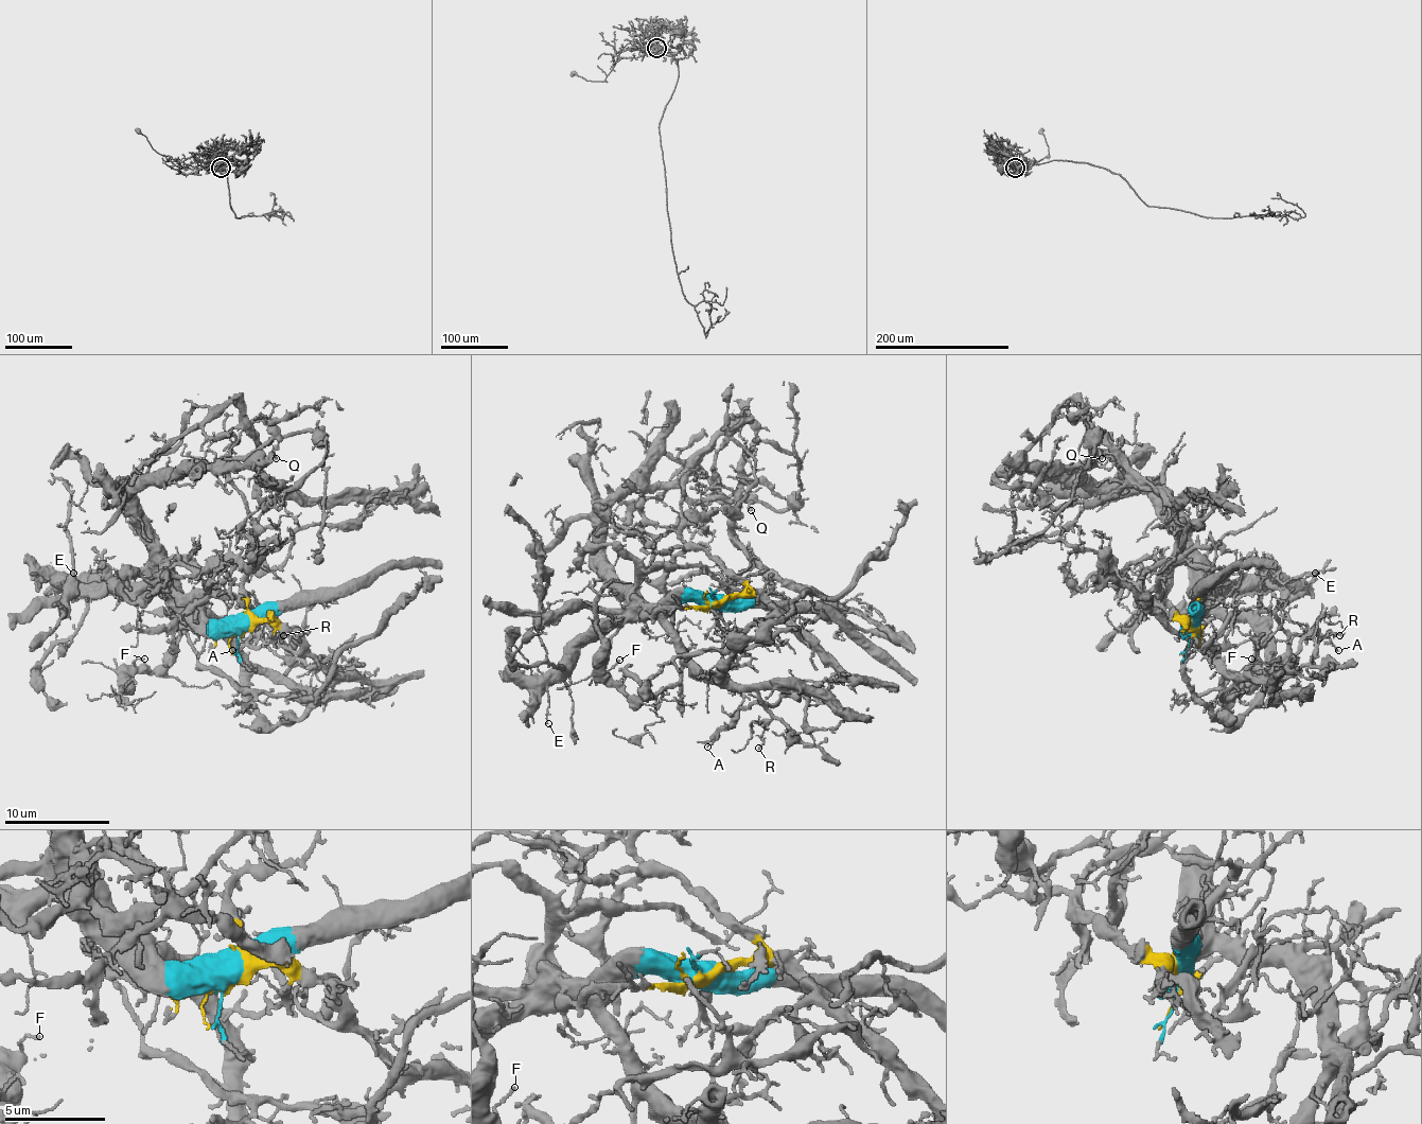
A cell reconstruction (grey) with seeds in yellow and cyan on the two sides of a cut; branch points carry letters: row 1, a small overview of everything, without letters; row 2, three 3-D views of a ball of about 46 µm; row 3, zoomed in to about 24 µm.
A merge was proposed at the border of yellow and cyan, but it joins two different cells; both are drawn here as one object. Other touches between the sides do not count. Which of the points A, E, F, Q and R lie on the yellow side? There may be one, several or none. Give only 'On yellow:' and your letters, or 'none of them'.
On yellow: A

